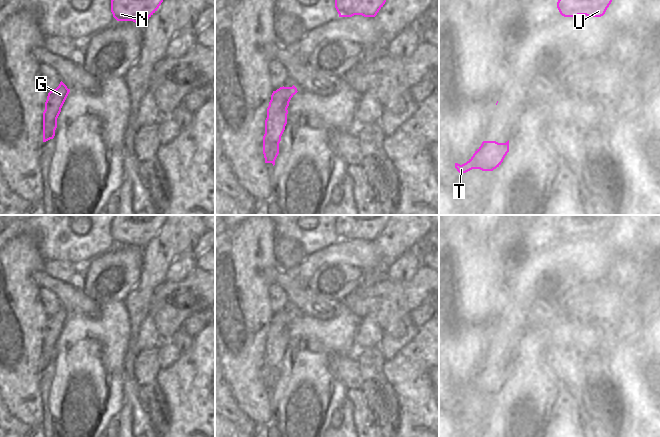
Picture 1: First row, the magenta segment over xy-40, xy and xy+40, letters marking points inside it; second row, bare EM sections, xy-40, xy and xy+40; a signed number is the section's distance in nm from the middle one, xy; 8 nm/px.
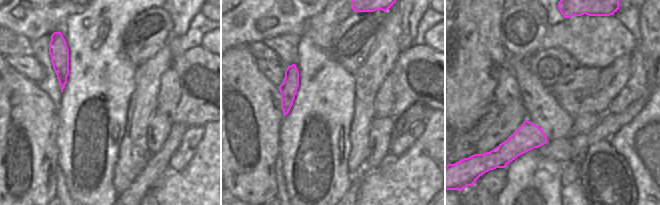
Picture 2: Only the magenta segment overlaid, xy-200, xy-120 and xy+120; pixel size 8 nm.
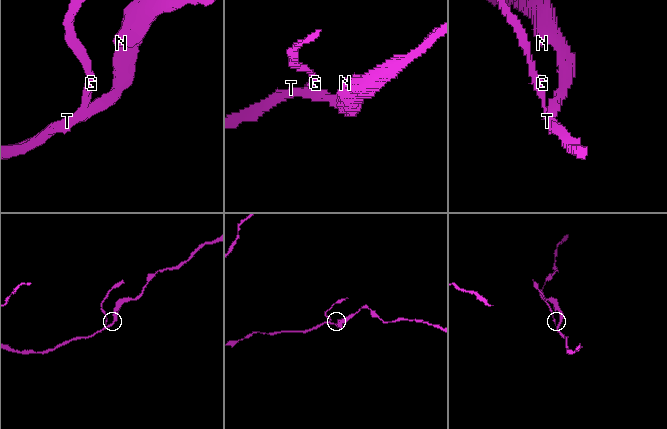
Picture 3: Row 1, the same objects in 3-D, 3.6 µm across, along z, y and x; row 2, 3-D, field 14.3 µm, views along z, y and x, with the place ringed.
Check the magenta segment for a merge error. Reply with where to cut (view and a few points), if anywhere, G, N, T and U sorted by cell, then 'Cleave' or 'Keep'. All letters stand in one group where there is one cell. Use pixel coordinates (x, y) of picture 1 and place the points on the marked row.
Split along xy (278, 144), (271, 144), (263, 153). Groups: G / N T U. Cleave.

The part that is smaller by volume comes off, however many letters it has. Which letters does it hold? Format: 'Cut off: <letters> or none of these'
Cut off: G

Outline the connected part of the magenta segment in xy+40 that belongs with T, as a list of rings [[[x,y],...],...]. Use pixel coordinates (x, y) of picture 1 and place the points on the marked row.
[[[509,140],[506,143],[483,141],[473,156],[464,164],[455,163],[459,173],[466,173],[472,169],[493,171],[501,165],[509,152]]]

